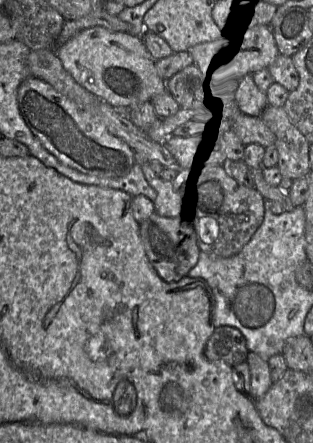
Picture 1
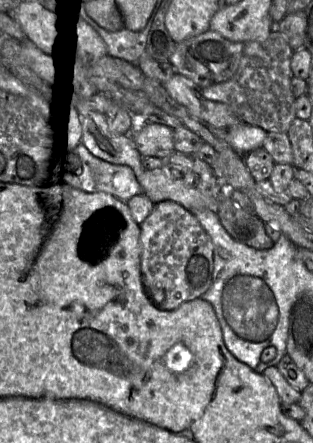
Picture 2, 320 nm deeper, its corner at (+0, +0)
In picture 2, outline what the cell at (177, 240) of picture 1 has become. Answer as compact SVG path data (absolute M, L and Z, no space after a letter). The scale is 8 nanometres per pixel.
M162 201L155 204L140 228L141 280L156 307L174 310L208 291L213 281L213 244L191 211L176 202Z

